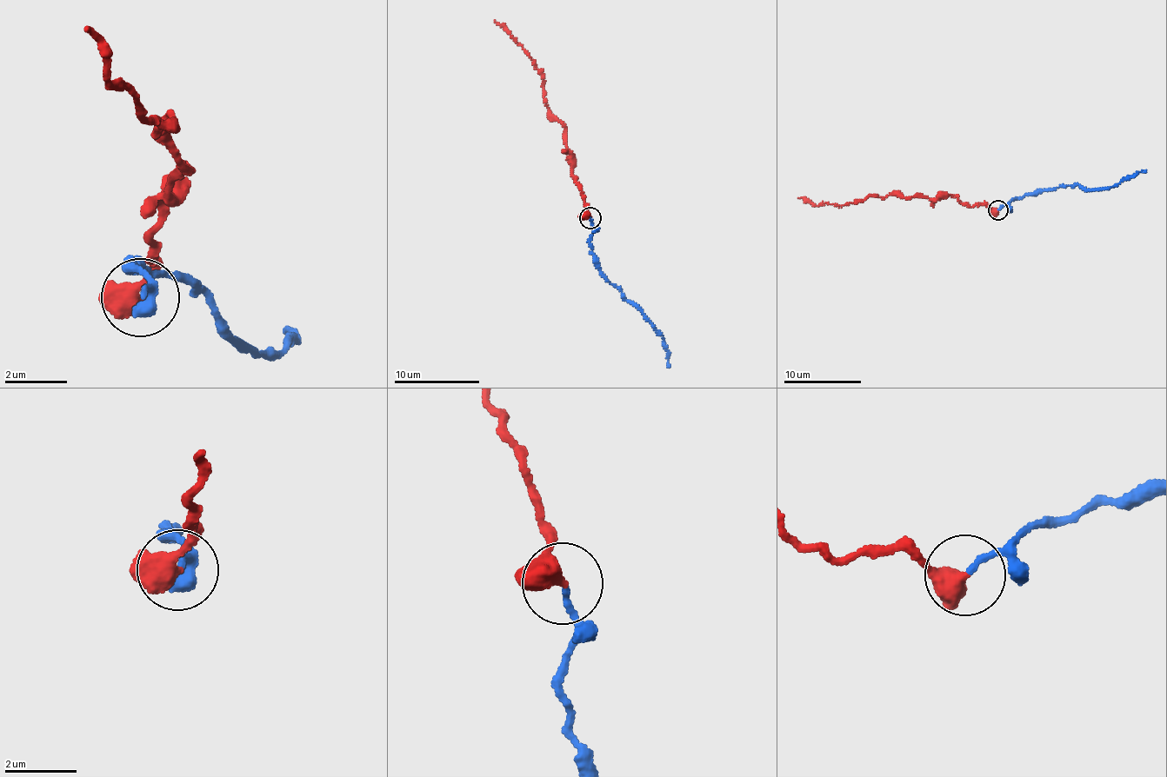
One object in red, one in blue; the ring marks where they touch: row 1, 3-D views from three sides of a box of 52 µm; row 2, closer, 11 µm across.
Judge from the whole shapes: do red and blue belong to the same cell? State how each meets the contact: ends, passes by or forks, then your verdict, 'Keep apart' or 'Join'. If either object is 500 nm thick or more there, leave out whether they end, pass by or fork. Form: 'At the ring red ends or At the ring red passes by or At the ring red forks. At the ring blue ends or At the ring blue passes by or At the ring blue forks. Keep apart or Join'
At the ring red passes by. At the ring blue ends. Join

